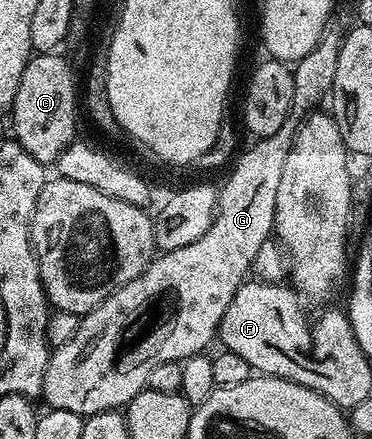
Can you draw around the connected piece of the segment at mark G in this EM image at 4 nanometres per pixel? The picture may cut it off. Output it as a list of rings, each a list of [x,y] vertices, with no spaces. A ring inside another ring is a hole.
[[[332,23],[327,26],[327,30],[321,35],[321,39],[317,43],[317,47],[313,47],[313,51],[309,51],[309,55],[305,55],[301,60],[294,62],[293,65],[293,103],[291,104],[291,114],[285,119],[285,123],[273,135],[268,137],[260,137],[247,150],[240,152],[234,158],[233,164],[230,166],[231,174],[227,177],[227,182],[224,183],[223,189],[218,190],[217,204],[215,207],[215,222],[209,227],[209,231],[205,231],[205,235],[201,235],[201,239],[197,239],[195,243],[189,243],[189,247],[177,247],[168,253],[160,252],[158,256],[152,260],[150,267],[146,269],[137,279],[133,279],[129,283],[125,283],[125,287],[121,287],[115,293],[110,293],[109,296],[100,303],[97,308],[91,310],[90,313],[82,314],[79,326],[77,327],[77,335],[73,335],[73,339],[69,339],[69,343],[58,346],[50,354],[47,363],[47,369],[44,371],[44,385],[41,390],[42,400],[47,400],[46,403],[52,409],[60,409],[61,411],[73,411],[74,413],[82,413],[84,418],[93,416],[94,413],[104,413],[110,409],[116,411],[122,410],[128,405],[131,400],[142,389],[147,388],[147,380],[150,373],[161,363],[169,363],[170,361],[178,361],[180,363],[204,352],[203,349],[212,340],[216,340],[219,324],[225,315],[225,311],[229,307],[229,303],[233,303],[233,295],[238,291],[240,285],[248,280],[251,273],[251,264],[254,261],[254,256],[261,248],[261,243],[272,236],[275,227],[275,204],[277,203],[277,190],[281,183],[281,171],[285,171],[285,159],[291,150],[291,144],[295,142],[295,134],[299,132],[300,124],[304,117],[316,112],[320,108],[319,105],[328,100],[333,83],[337,79],[337,59],[341,55],[341,47],[343,46],[343,38],[345,29],[342,29],[338,23]]]

